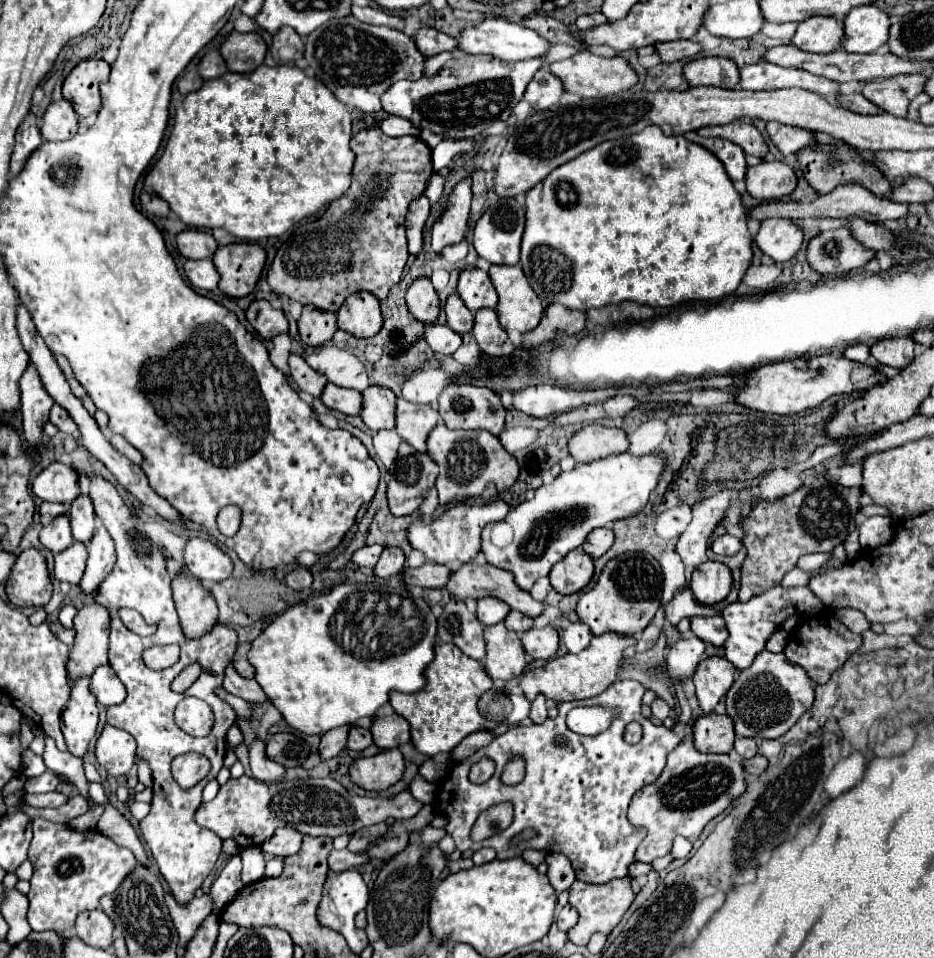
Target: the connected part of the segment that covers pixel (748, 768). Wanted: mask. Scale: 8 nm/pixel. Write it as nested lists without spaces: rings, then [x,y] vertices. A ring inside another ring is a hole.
[[[757,754],[757,756],[753,756],[751,760],[745,760],[743,766],[745,766],[745,772],[747,772],[747,774],[759,776],[759,774],[763,774],[763,772],[767,770],[767,758],[763,758],[763,756]]]

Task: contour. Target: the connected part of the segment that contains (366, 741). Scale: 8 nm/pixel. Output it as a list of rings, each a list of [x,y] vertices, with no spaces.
[[[353,726],[353,730],[349,730],[349,742],[347,742],[349,750],[361,752],[361,750],[365,750],[371,744],[373,744],[373,740],[371,740],[371,732],[367,728]]]

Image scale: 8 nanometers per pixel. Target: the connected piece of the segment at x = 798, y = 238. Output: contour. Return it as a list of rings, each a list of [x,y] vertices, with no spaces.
[[[771,218],[761,222],[755,242],[763,254],[775,262],[791,260],[803,242],[803,232],[791,222],[781,218]]]

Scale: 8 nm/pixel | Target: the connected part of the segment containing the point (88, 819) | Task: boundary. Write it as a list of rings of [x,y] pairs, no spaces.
[[[99,804],[97,806],[97,810],[95,812],[85,812],[83,816],[79,816],[79,818],[75,818],[75,820],[71,820],[67,826],[71,828],[73,826],[73,830],[95,830],[95,826],[97,826],[97,820],[99,820],[99,816],[103,814],[103,806]]]

